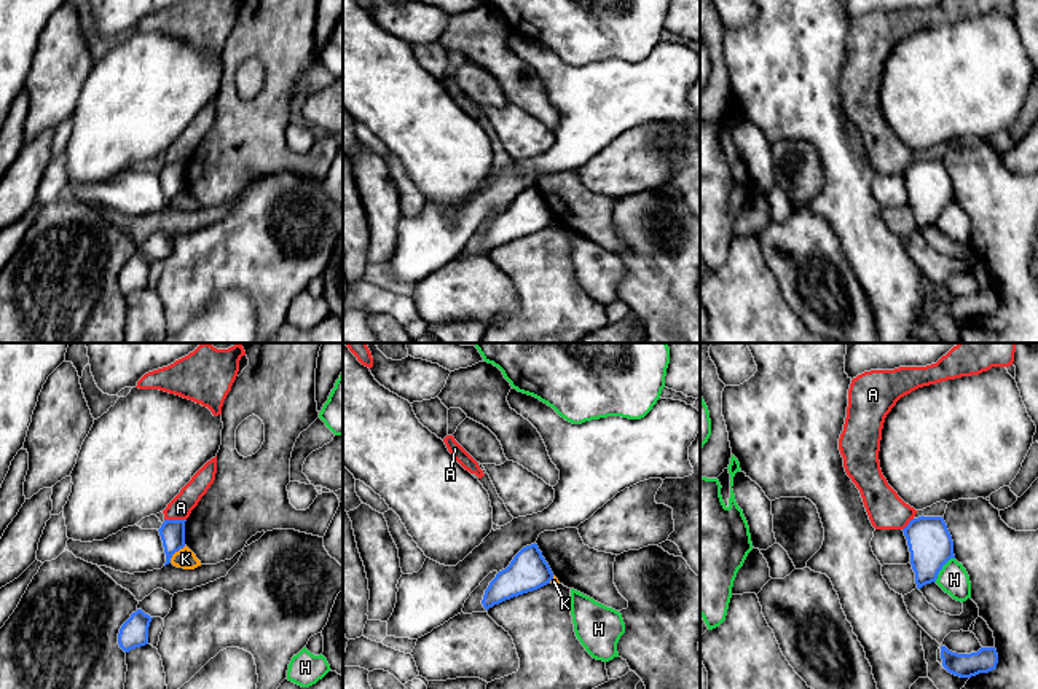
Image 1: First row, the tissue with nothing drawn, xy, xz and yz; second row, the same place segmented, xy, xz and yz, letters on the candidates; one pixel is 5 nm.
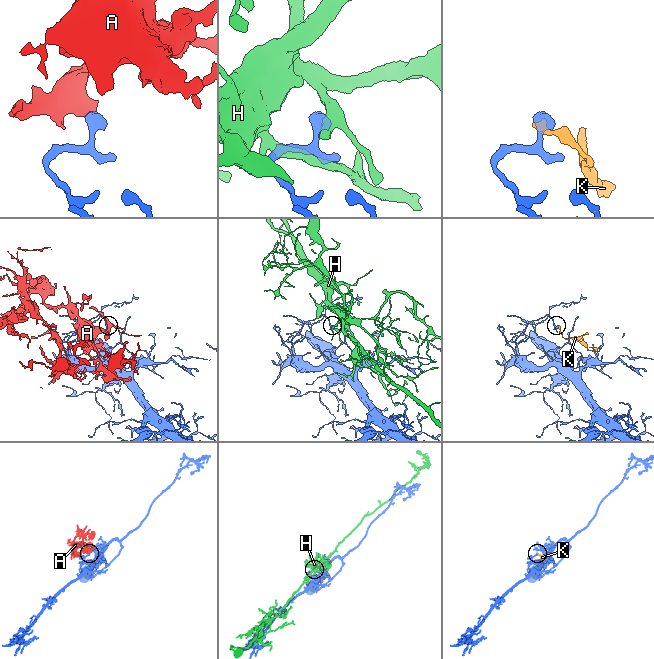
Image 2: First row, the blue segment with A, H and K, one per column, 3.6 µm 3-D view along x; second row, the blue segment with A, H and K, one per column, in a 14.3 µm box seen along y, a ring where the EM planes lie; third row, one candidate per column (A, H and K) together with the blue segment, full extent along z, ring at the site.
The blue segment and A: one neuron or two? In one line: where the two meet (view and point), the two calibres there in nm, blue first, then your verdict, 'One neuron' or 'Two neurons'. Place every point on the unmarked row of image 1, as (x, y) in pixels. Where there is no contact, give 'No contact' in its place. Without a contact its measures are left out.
Touches blue at xy (176, 163). Thickness 130 nm (blue) against 120 nm. Two neurons

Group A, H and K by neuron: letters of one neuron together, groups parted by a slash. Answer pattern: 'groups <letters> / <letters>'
groups A K / H

